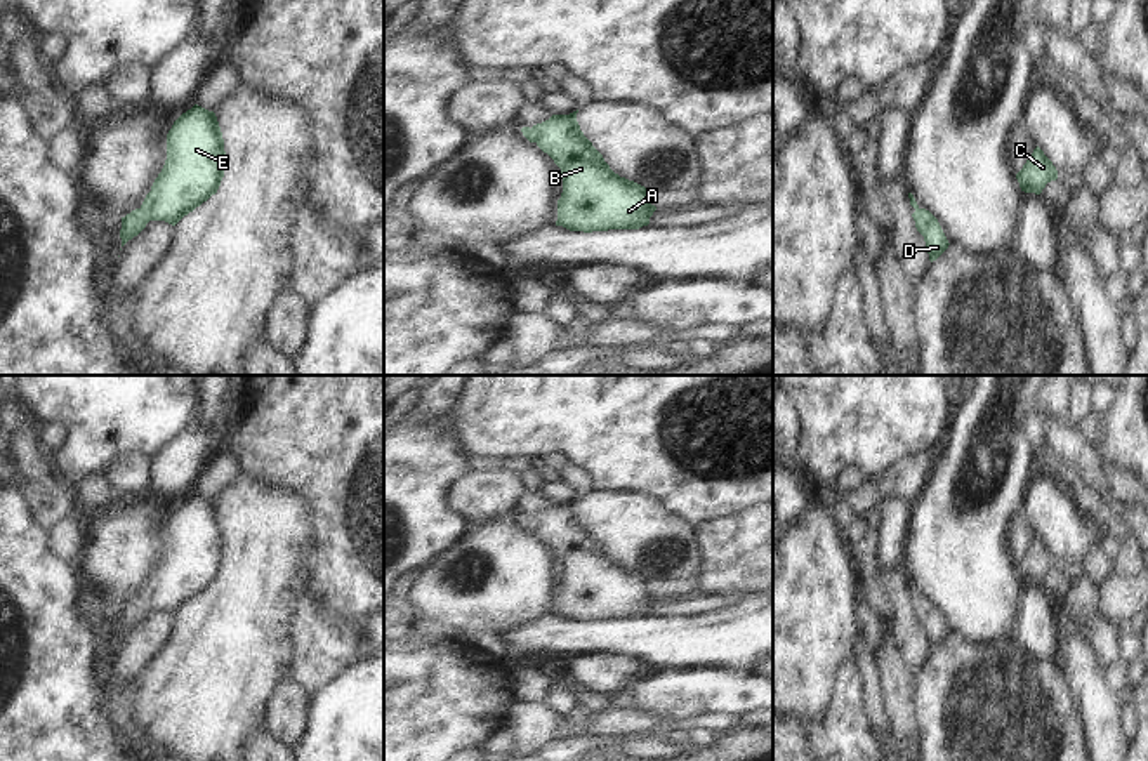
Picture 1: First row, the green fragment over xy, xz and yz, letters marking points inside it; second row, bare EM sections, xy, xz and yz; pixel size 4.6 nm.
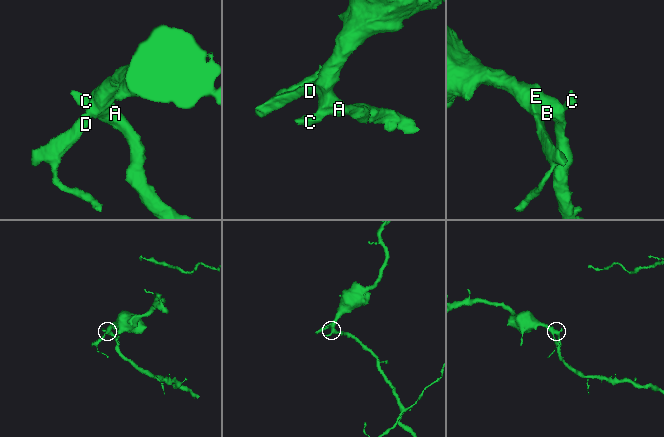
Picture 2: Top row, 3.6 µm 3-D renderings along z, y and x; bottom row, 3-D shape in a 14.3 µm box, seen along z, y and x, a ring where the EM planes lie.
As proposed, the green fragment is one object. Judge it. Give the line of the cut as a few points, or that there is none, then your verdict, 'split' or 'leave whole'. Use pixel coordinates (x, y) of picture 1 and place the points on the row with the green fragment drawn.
no cut | leave whole

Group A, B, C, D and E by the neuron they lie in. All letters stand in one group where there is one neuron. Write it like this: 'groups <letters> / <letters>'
groups A B C D E

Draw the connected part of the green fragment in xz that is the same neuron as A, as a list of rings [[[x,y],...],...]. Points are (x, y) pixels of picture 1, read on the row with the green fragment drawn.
[[[577,113],[552,115],[531,129],[521,129],[561,169],[556,226],[584,233],[648,226],[656,210],[648,189],[610,169],[580,130]]]

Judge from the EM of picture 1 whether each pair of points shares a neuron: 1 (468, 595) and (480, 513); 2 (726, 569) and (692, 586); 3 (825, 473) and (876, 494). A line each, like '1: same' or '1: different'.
1: different
2: different
3: different

